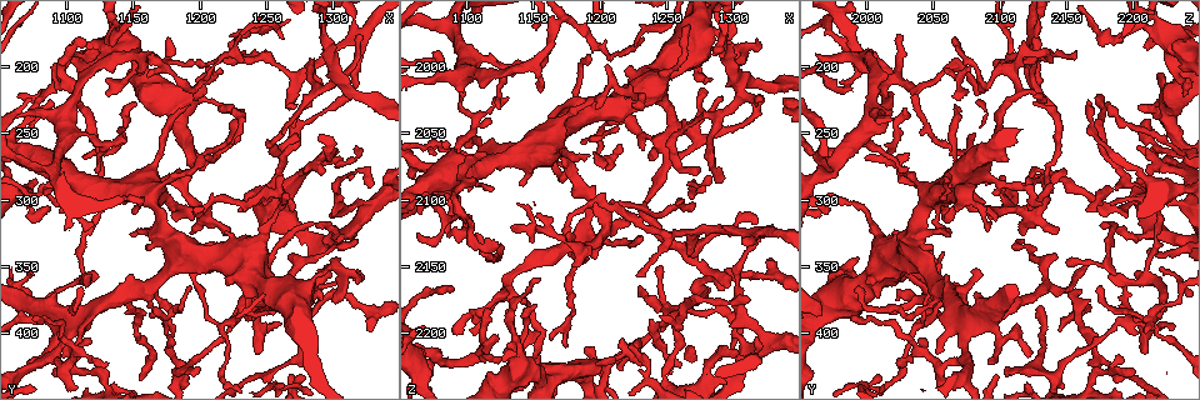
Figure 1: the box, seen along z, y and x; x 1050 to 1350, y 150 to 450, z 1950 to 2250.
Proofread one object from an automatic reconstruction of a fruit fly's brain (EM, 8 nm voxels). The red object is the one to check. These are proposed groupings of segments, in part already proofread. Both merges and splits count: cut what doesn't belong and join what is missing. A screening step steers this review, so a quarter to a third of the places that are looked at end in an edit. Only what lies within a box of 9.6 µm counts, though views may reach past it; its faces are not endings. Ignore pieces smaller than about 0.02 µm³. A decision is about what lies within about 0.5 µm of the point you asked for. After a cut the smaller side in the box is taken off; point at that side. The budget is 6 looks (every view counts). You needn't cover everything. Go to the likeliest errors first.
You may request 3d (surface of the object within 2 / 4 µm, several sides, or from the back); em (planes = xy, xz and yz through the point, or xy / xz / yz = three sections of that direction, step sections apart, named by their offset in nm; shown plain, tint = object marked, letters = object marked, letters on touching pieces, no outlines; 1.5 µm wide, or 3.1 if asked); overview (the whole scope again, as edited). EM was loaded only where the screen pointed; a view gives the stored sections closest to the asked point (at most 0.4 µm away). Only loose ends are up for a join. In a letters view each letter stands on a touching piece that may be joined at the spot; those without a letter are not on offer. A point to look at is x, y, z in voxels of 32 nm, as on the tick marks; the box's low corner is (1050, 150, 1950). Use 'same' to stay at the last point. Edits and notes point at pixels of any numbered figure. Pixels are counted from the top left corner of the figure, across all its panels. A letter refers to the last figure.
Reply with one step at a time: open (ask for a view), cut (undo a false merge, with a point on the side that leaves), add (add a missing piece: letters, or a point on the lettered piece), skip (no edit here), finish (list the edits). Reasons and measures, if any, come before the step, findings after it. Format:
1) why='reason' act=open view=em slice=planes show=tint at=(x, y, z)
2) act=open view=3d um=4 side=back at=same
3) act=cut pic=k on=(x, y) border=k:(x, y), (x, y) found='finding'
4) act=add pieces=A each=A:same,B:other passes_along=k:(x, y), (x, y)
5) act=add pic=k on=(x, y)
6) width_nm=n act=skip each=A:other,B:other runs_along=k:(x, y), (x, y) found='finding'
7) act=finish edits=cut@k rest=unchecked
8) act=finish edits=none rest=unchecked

why='thin end' act=open view=em slice=planes show=tint at=(1226, 234, 2028)

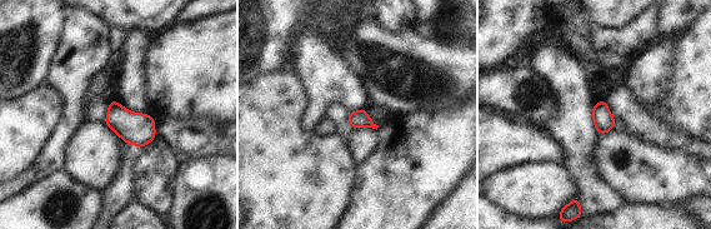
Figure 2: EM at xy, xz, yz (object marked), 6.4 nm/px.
act=open view=em slice=planes show=letters at=same

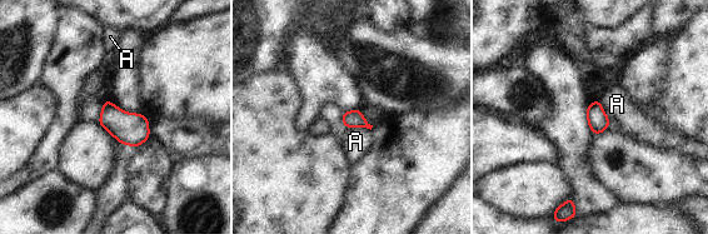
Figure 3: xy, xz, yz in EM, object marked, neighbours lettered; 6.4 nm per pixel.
act=skip each=A:other border=3:(347, 127), (365, 127), (370, 130) found='no lettered piece goes on from it'

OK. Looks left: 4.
why='three arms meet' act=open view=em slice=yz step=4 show=letters at=(1260, 288, 2200)

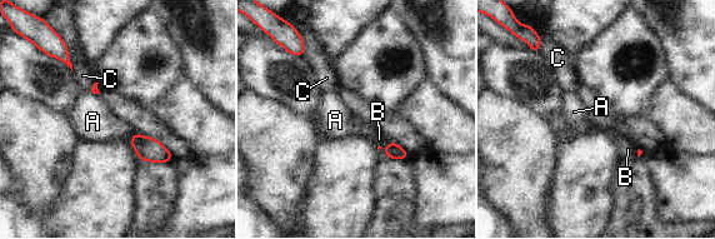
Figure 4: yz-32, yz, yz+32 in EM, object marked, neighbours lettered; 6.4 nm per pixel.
act=skip each=A:other,B:other,C:other border=4:(136, 132), (129, 139) found='one neuron here'

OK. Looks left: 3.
why='a fork' act=open view=3d um=2 side=back at=(1090, 278, 1972)

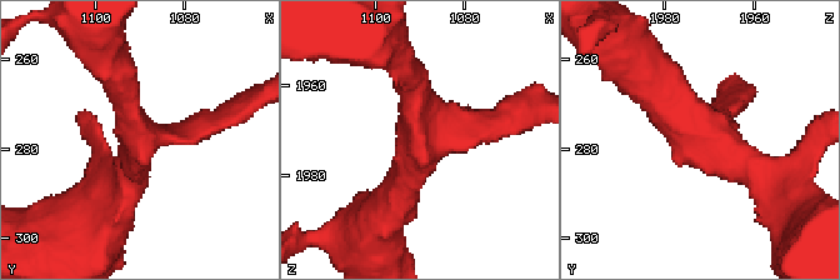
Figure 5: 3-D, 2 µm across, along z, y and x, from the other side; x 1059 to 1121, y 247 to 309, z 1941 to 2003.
arms=3 arm_widths_nm=170,260,360 why='now the EM' act=open view=em slice=planes show=letters at=(1088, 277, 1970)

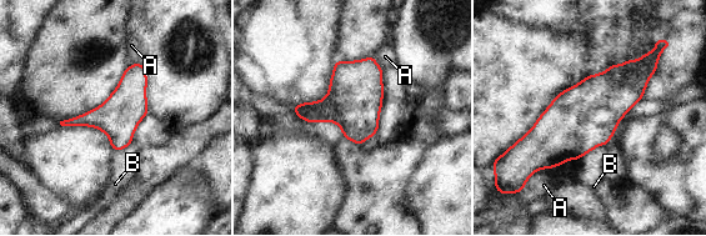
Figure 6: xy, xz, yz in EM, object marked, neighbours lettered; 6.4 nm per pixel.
width_nm=260 act=skip each=A:other,B:other border=6:(549, 169), (537, 169), (530, 176) found='continuous, no second neuron'

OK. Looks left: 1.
act=finish edits=none rest=unchecked

